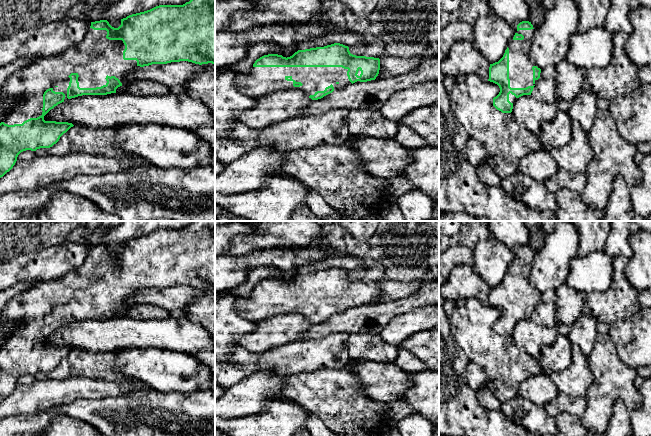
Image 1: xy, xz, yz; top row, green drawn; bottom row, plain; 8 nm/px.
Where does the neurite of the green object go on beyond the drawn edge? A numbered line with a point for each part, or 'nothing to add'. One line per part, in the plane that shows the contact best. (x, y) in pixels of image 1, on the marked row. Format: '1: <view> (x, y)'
1: xy (95, 57)

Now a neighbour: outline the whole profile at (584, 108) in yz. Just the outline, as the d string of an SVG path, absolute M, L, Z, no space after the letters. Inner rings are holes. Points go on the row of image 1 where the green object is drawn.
M582 90L579 95L572 100L572 105L568 111L572 120L577 121L587 134L598 112L597 99L597 96L593 93Z

